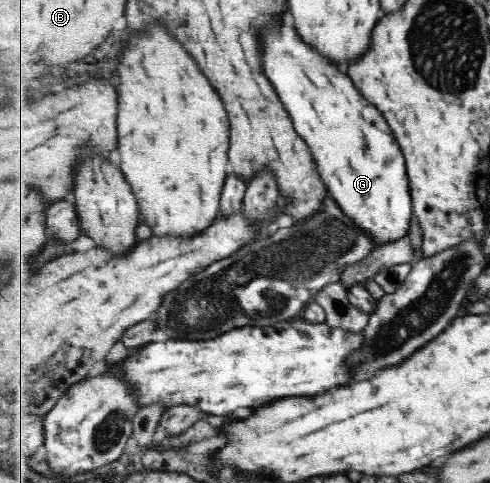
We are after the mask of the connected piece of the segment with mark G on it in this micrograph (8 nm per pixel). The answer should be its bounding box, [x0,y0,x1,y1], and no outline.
[262,17,413,244]

